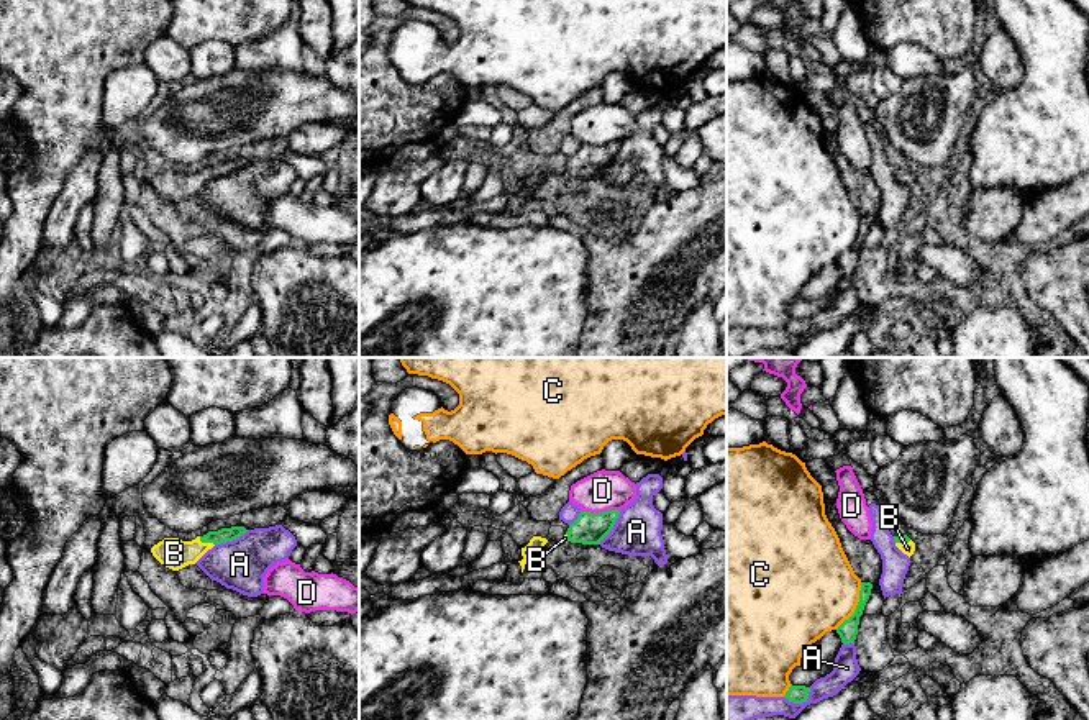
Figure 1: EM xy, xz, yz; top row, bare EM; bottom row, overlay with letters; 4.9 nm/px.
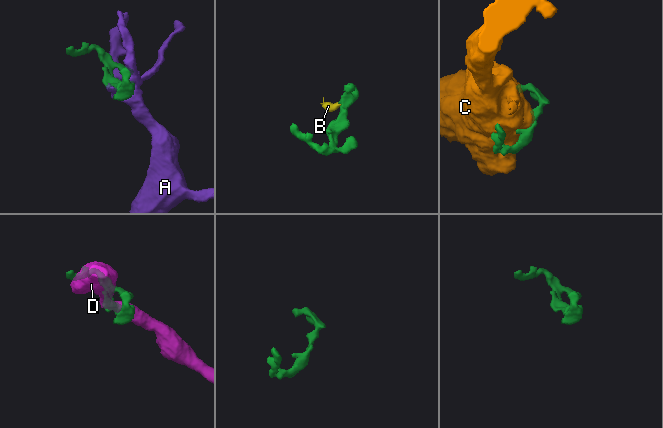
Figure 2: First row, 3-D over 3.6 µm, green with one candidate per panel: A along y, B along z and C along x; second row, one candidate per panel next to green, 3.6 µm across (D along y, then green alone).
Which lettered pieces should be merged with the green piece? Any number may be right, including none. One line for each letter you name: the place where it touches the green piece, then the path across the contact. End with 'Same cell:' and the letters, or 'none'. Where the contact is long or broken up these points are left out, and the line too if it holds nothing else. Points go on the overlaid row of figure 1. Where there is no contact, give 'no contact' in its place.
B: contact xy (205, 542); way xy (223, 535), (205, 542), (192, 551), (174, 553)
Same cell: B

